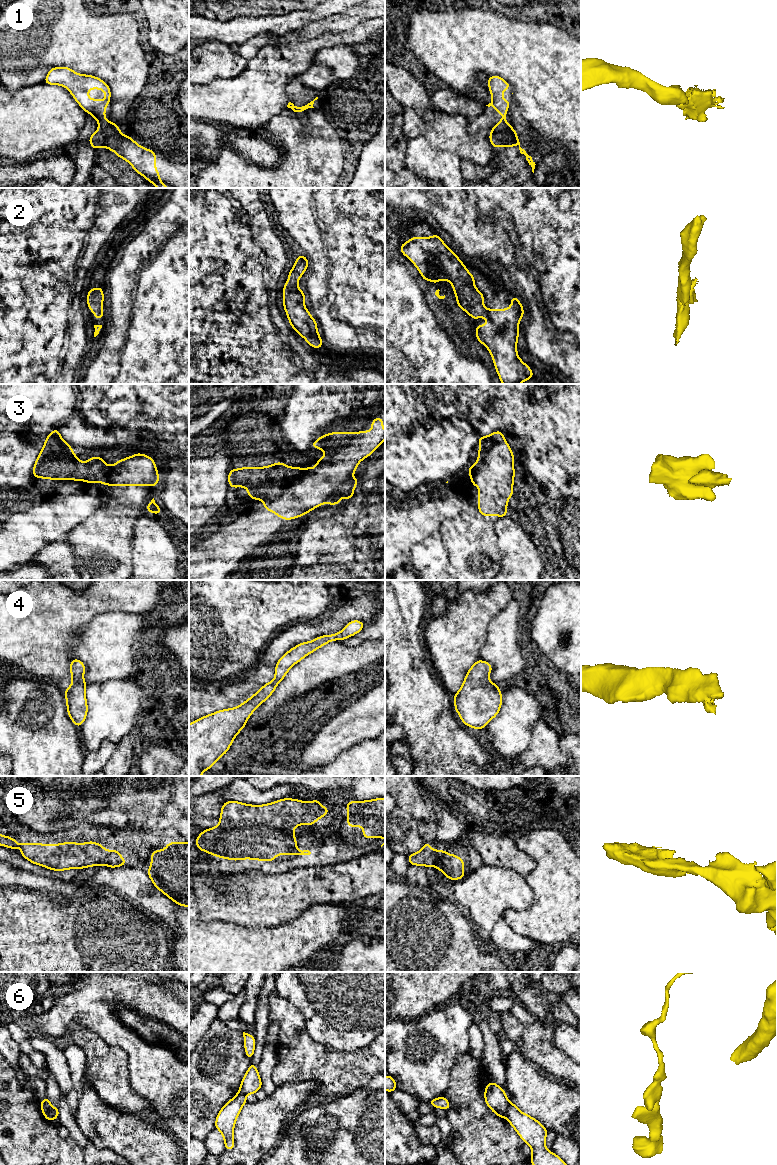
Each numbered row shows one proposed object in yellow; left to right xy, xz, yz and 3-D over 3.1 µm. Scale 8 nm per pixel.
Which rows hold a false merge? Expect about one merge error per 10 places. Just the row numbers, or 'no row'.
6

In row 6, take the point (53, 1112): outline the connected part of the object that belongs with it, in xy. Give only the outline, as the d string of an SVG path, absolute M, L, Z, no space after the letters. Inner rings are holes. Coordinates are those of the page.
M47 1096L40 1102L49 1114L49 1121L52 1122L56 1117L59 1117L59 1107L53 1108Z

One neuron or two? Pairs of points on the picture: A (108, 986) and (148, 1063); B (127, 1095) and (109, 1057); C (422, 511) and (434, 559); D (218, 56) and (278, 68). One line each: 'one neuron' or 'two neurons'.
A: one neuron
B: one neuron
C: two neurons
D: two neurons

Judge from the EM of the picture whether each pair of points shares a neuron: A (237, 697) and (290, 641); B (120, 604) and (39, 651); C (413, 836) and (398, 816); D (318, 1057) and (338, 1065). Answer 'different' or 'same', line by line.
A: same
B: same
C: same
D: same

